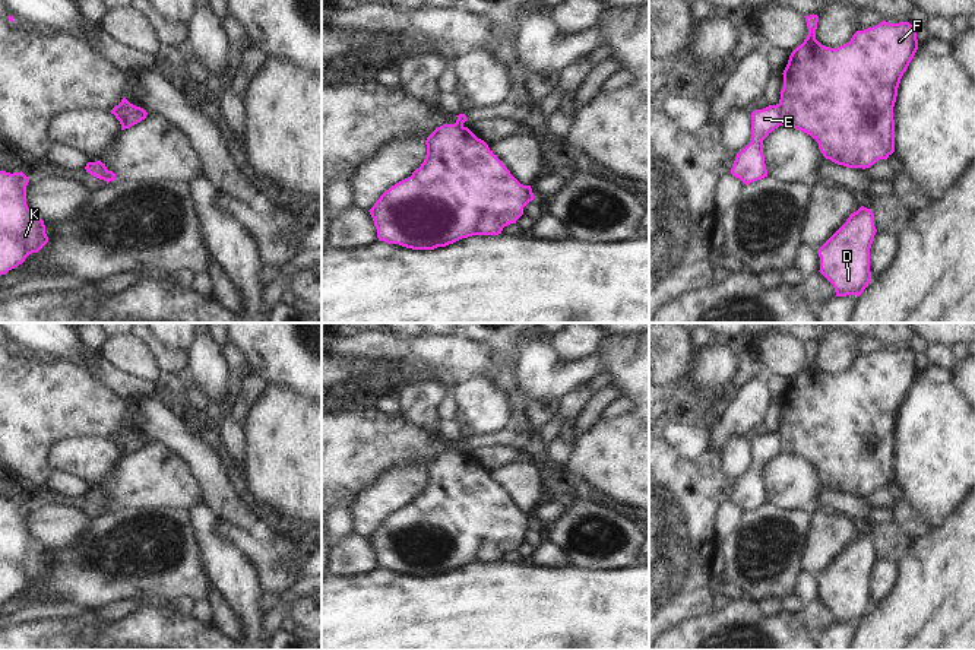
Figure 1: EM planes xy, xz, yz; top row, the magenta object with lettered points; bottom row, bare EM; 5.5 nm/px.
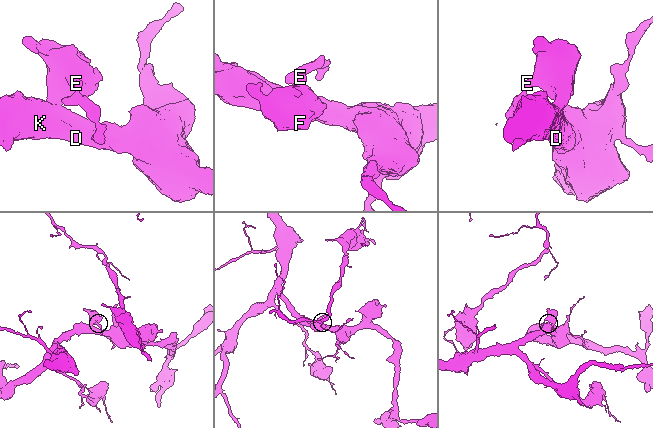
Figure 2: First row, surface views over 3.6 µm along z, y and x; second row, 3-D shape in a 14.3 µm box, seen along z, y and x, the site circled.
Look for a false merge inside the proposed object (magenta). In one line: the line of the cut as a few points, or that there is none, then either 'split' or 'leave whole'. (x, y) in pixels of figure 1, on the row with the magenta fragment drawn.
cut in xy along (132, 104), (122, 114), (123, 127); split

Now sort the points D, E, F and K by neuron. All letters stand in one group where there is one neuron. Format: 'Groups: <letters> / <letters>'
Groups: D F K / E.

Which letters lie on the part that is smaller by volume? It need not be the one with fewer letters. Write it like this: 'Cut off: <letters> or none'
Cut off: E

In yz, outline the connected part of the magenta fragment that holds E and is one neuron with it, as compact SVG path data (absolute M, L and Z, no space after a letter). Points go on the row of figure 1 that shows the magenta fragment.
M769 105L751 112L751 140L737 153L731 174L746 186L767 177L763 155L763 140L782 124L779 105Z

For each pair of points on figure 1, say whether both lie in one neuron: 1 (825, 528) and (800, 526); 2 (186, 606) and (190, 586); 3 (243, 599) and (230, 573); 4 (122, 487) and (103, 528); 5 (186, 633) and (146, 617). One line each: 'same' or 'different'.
1: different
2: different
3: same
4: different
5: same

